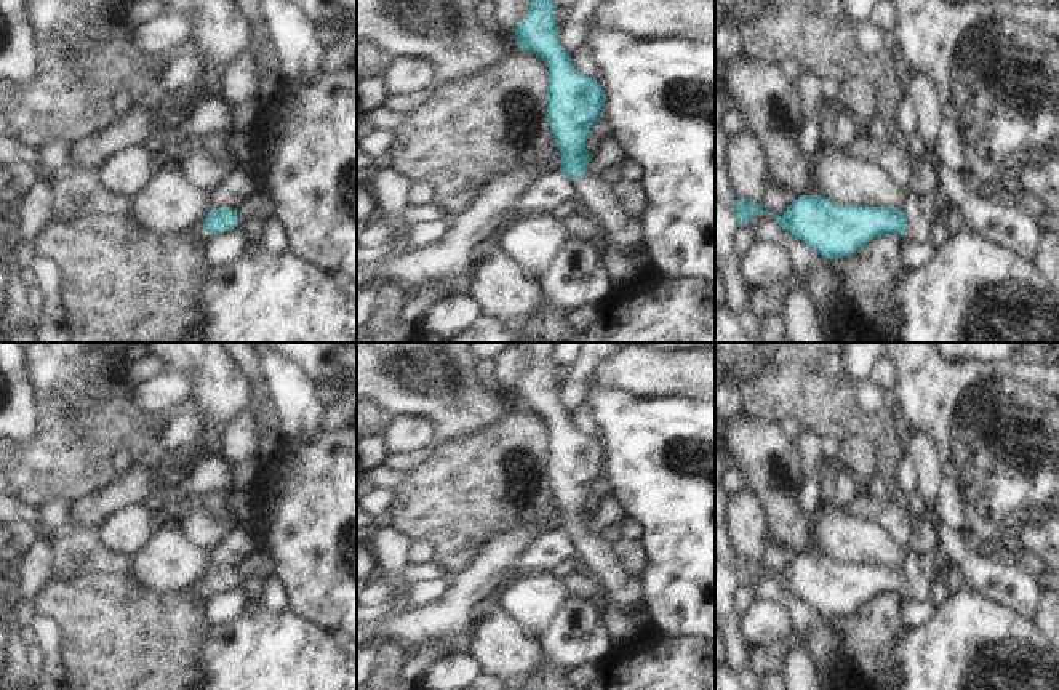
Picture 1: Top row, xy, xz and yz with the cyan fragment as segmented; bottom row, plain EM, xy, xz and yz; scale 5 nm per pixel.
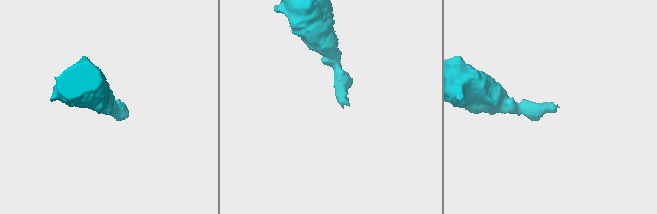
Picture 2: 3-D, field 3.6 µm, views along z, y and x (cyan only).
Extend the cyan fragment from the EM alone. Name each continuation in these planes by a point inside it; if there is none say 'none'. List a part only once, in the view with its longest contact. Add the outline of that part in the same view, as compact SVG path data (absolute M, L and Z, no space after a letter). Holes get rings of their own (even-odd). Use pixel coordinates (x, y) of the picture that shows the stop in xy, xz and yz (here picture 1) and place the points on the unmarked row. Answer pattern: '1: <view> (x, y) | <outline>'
1: xz (626, 589) | M585 533L574 536L573 544L579 554L577 562L585 564L600 578L611 600L624 608L627 620L635 628L645 624L645 616L632 620L637 610L643 613L645 608L641 583L637 575L629 575L621 568L611 551L611 544L598 535Z

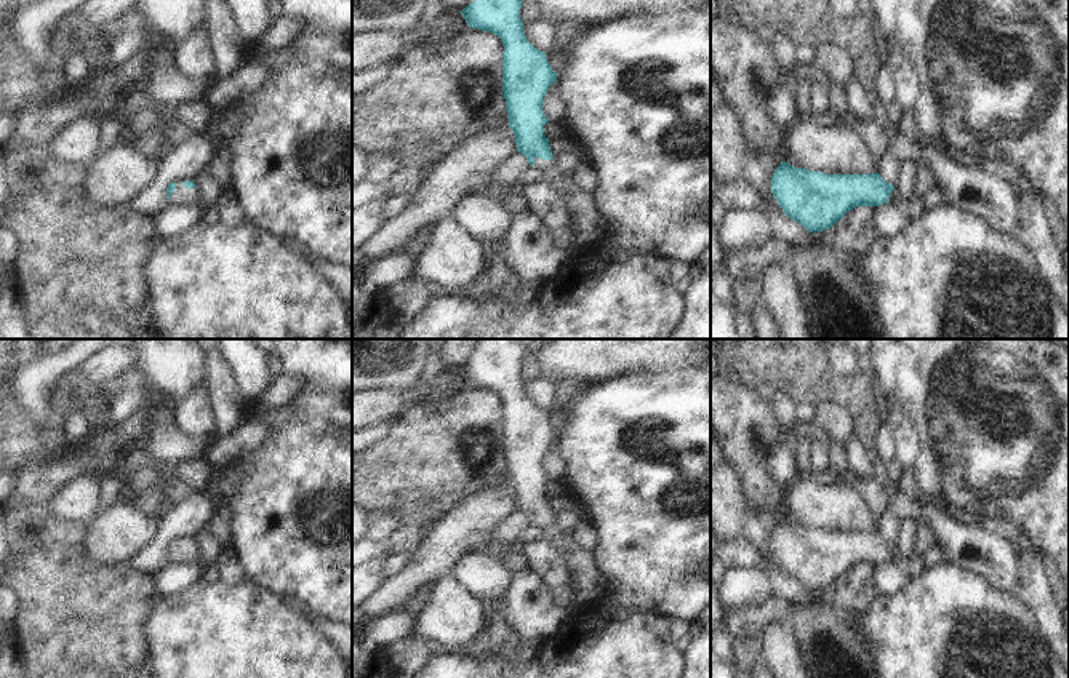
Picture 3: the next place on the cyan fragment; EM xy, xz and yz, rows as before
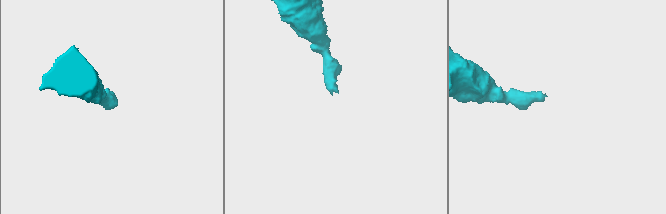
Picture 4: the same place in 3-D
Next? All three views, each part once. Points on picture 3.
1: xz (551, 533) | M534 516L533 523L543 534L541 540L551 542L555 548L562 548L568 534L565 534L554 521L554 518Z

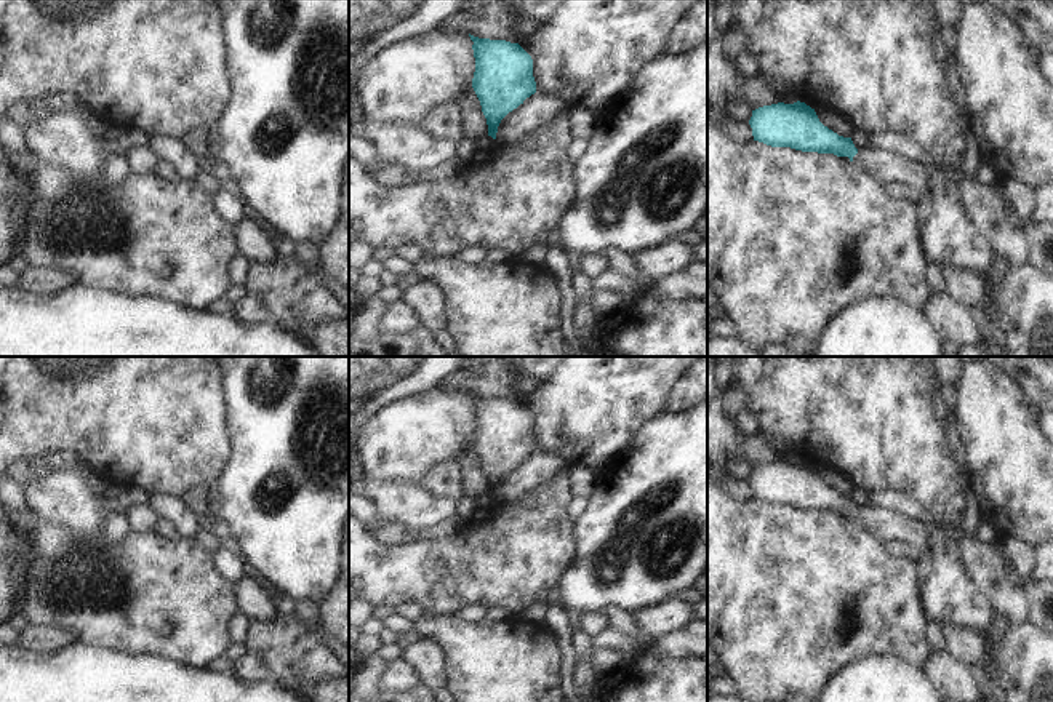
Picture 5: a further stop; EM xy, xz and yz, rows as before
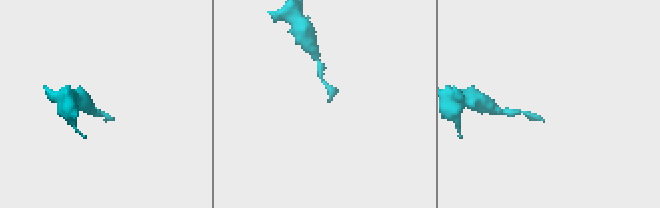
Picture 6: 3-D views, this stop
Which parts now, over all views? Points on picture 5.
1: yz (882, 523) | M866 505L858 507L853 520L856 520L882 544L890 540L904 540L911 544L919 552L919 555L927 553L933 545L931 528L923 521L912 521L904 518L901 512Z

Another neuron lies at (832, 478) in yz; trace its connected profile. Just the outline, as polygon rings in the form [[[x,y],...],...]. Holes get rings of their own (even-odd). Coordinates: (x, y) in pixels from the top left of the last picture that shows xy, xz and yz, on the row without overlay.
[[[815,467],[819,480],[843,496],[851,496],[855,488],[850,480],[847,480],[843,475],[840,475],[834,469],[824,469],[824,467]]]

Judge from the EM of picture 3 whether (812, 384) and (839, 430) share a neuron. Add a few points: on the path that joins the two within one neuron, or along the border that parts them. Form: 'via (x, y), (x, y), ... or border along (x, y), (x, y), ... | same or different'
border along (829, 398), (812, 405) | different

